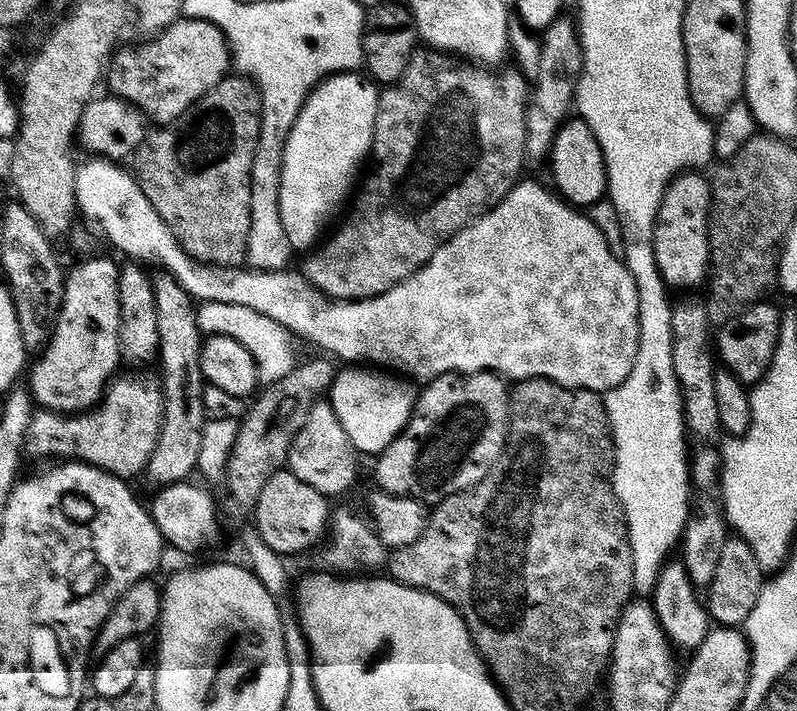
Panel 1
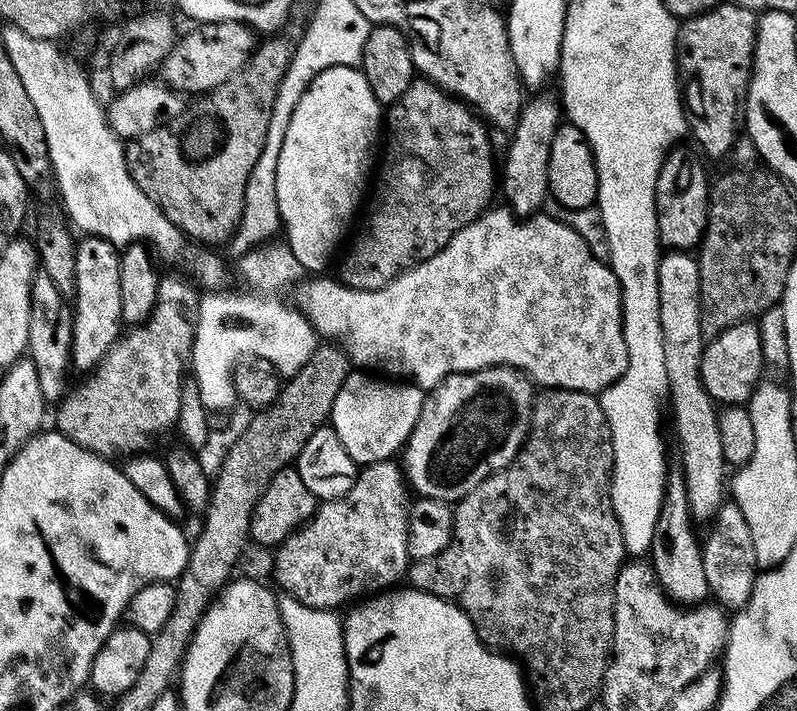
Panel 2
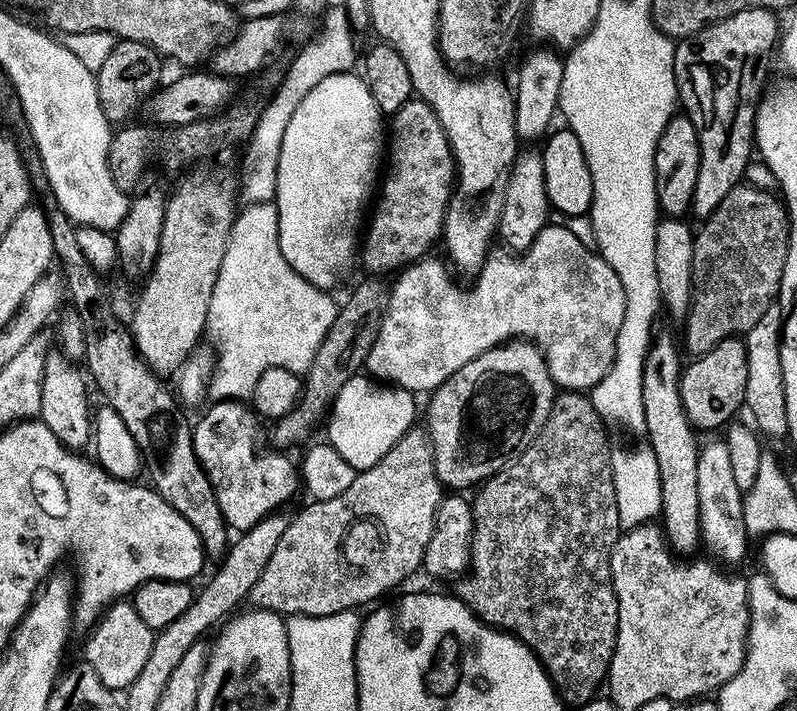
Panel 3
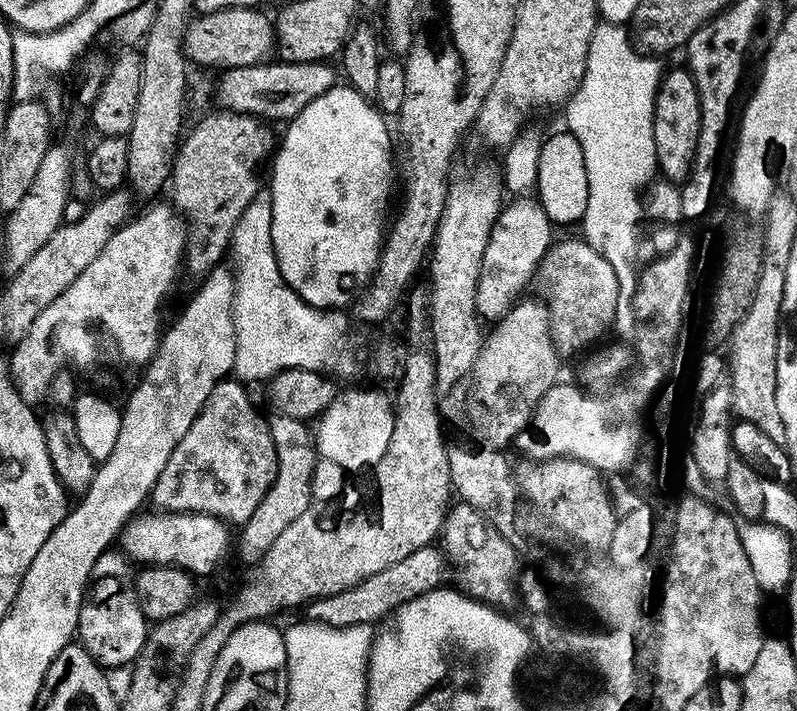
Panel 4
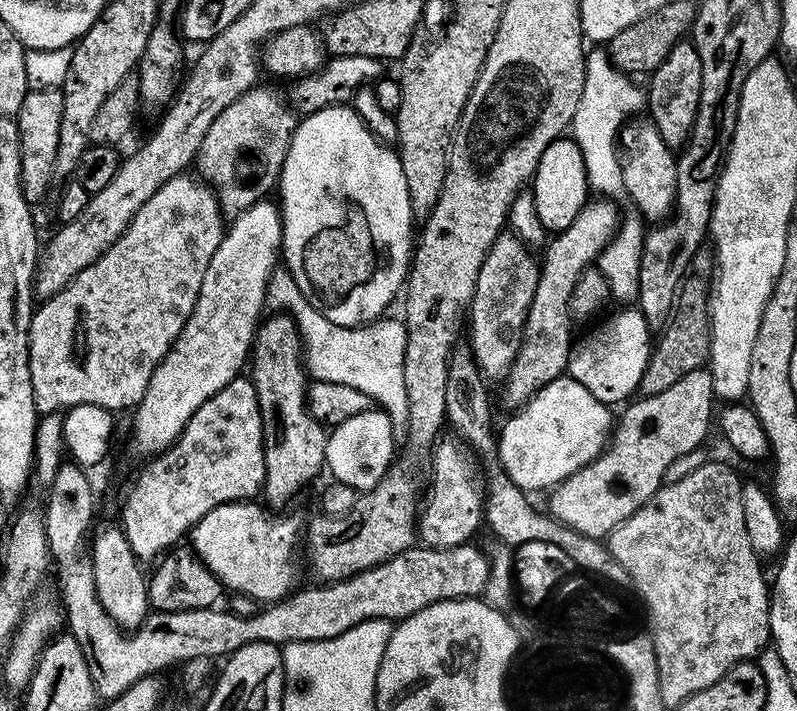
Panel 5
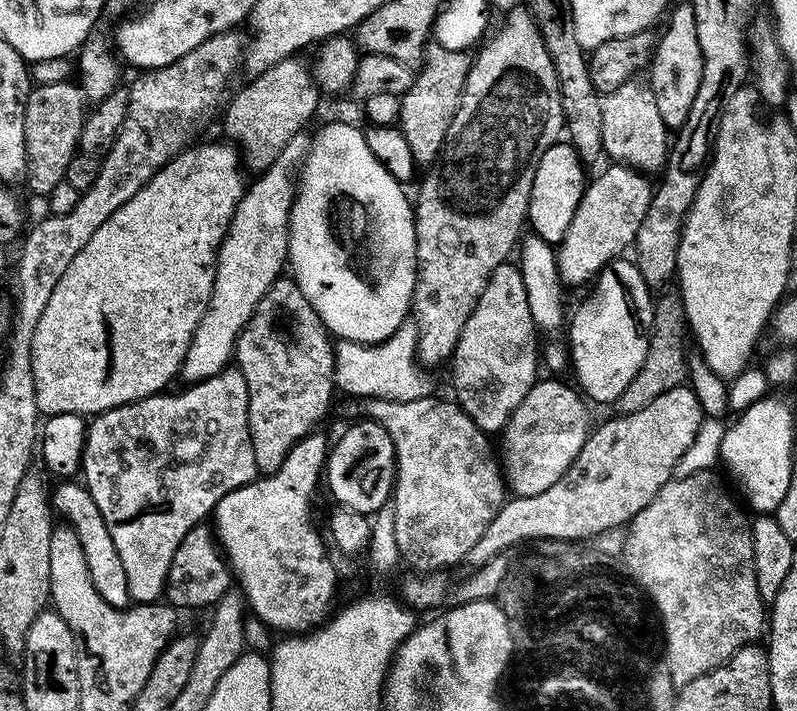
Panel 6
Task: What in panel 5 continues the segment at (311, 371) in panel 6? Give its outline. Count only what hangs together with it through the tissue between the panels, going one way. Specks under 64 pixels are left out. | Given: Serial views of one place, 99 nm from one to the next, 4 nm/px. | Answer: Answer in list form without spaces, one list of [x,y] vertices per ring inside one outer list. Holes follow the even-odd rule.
[[[272,314],[272,317],[265,319],[263,323],[257,327],[256,339],[252,342],[252,351],[250,353],[250,379],[254,390],[258,394],[258,410],[262,414],[262,434],[264,435],[264,461],[266,462],[266,478],[264,479],[264,490],[262,493],[262,500],[269,509],[280,510],[283,509],[283,504],[288,504],[316,475],[321,471],[325,471],[326,465],[324,459],[326,458],[326,446],[328,445],[328,432],[325,425],[319,424],[316,419],[310,414],[308,409],[308,385],[310,383],[309,377],[306,375],[306,365],[304,362],[304,353],[300,342],[300,331],[296,329],[296,323],[292,321],[291,316],[287,314]]]

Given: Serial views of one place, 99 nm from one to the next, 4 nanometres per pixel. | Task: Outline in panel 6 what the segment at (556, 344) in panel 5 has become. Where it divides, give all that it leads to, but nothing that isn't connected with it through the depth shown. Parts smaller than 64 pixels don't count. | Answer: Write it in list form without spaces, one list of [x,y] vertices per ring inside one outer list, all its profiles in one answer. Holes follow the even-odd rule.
[[[615,162],[607,165],[601,176],[587,181],[578,210],[574,210],[574,222],[556,248],[556,261],[560,282],[565,286],[584,284],[596,278],[613,260],[623,257],[636,243],[638,226],[646,218],[646,210],[652,201],[654,184],[645,173]]]

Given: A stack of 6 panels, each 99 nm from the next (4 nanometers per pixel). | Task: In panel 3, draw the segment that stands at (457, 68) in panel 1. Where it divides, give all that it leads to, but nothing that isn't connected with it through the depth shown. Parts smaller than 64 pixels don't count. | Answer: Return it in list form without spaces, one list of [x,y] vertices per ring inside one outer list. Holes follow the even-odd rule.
[[[413,98],[406,102],[406,106],[402,106],[402,110],[398,110],[397,112],[391,113],[390,120],[392,120],[392,137],[387,137],[386,140],[386,168],[388,164],[388,173],[383,173],[382,183],[378,188],[378,196],[380,192],[381,200],[376,204],[376,213],[371,216],[366,224],[366,231],[362,236],[362,247],[358,252],[358,260],[359,263],[364,263],[365,273],[368,274],[384,274],[380,272],[392,272],[395,273],[397,270],[403,269],[405,266],[421,259],[427,257],[429,255],[428,252],[432,248],[432,243],[439,241],[441,239],[443,230],[444,230],[444,219],[446,218],[446,214],[448,213],[448,203],[450,202],[450,198],[452,197],[452,193],[454,191],[453,185],[456,183],[456,159],[452,157],[452,147],[450,146],[450,142],[446,138],[446,134],[444,133],[444,128],[440,125],[440,120],[434,114],[434,110],[429,104],[427,104],[424,100],[419,98]]]

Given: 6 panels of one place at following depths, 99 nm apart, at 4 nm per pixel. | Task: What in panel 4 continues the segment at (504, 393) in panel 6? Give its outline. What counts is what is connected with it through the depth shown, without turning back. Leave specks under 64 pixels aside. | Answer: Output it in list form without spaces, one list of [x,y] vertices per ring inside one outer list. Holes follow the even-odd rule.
[[[531,195],[509,199],[500,209],[498,218],[490,230],[486,254],[482,256],[476,299],[476,311],[481,321],[499,322],[525,295],[523,292],[527,290],[528,283],[539,273],[542,258],[554,243],[552,231],[554,225],[549,220],[546,210],[542,210],[539,199]]]

